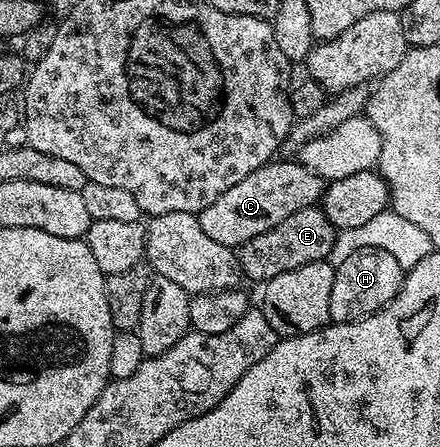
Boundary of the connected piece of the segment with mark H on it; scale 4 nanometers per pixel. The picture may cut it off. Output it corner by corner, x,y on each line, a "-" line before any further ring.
362,248
350,252
346,260
335,263
334,285
330,291
332,322
356,322
359,318
378,312
400,291
406,271
382,248

